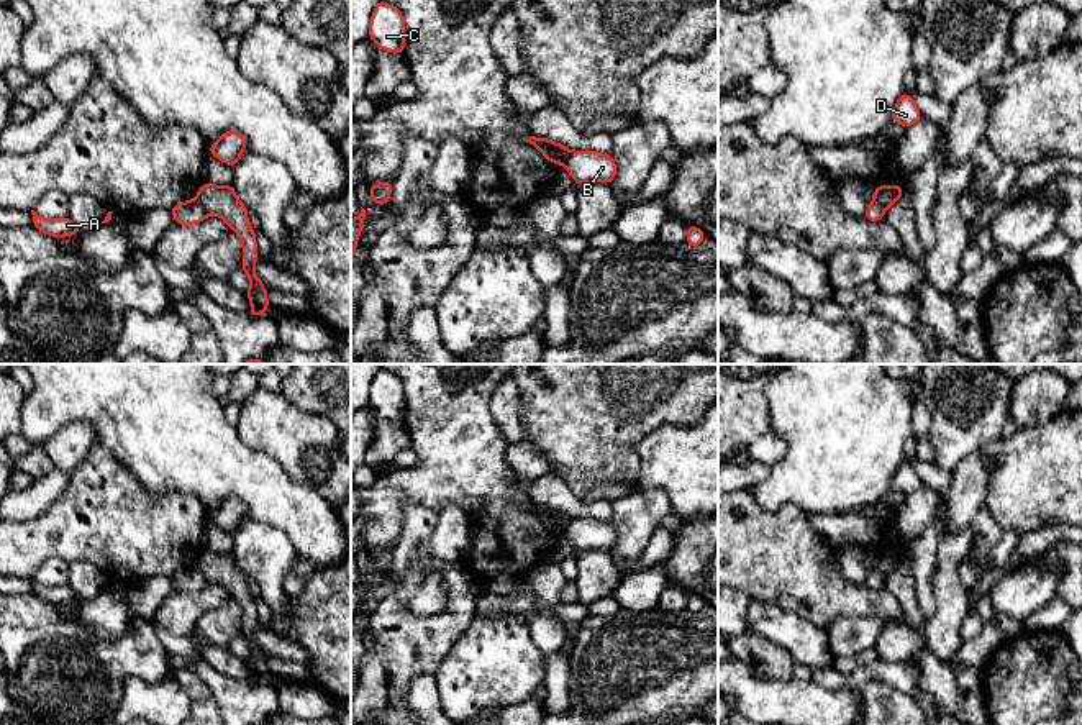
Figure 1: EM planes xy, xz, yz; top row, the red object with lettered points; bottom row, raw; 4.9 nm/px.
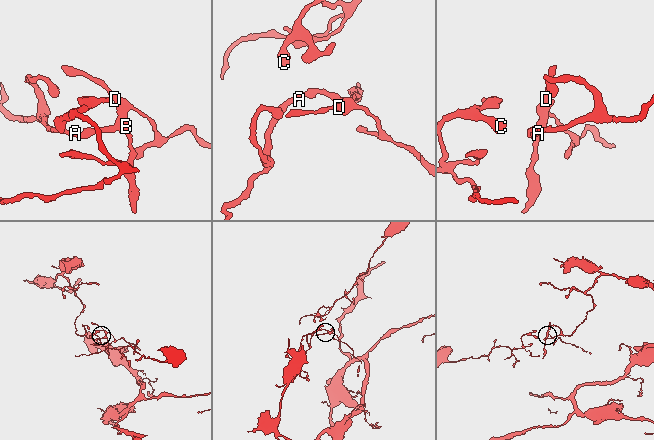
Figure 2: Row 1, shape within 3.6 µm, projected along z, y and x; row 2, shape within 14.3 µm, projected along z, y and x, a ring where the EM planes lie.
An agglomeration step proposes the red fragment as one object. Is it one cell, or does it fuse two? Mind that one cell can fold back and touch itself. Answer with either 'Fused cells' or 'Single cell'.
Fused cells

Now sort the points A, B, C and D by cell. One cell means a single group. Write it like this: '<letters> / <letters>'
A C / B D

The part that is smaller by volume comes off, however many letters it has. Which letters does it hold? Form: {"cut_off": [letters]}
{"cut_off": ["B", "D"]}

